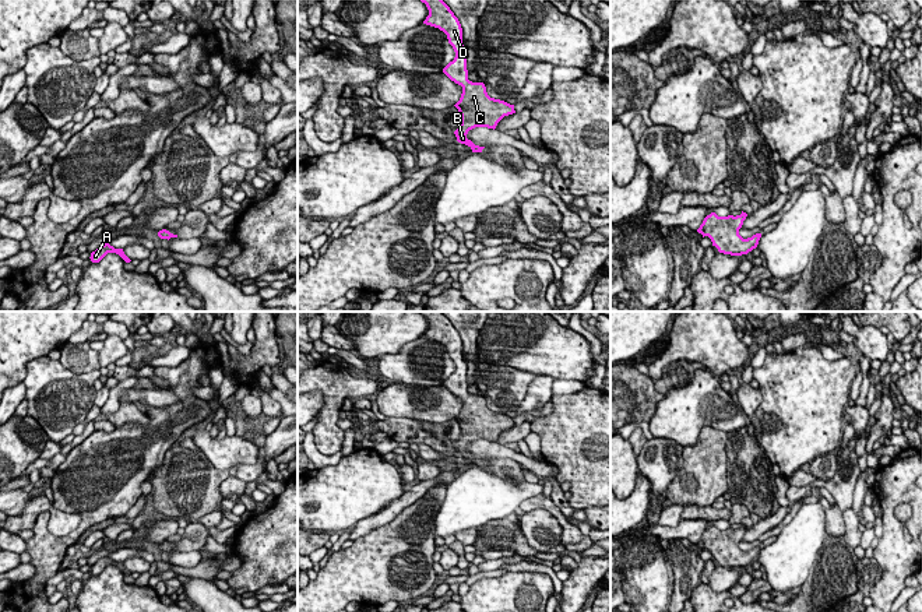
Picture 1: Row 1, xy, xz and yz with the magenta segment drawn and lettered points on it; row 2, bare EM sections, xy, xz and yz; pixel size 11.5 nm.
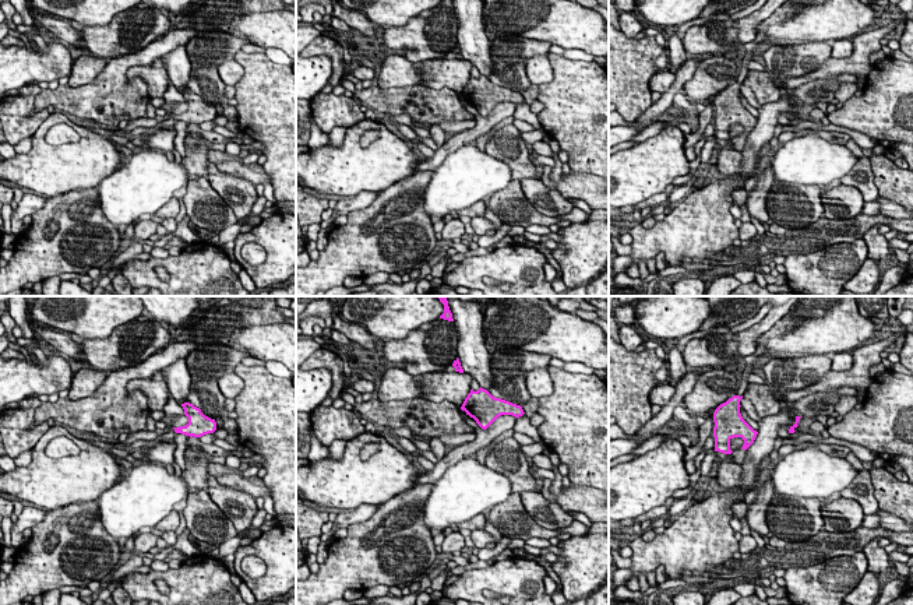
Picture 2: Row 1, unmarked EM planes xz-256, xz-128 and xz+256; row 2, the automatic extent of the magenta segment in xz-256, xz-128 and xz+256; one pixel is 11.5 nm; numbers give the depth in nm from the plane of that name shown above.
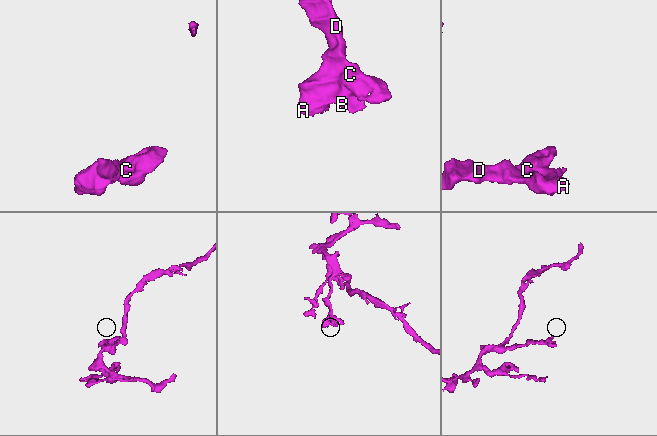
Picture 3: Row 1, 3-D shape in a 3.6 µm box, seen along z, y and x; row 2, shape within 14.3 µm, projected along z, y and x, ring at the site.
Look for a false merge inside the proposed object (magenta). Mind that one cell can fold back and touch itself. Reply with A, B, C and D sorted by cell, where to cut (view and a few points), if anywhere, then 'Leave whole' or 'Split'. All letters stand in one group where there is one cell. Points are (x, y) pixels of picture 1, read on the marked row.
Groups: A B C D. No split. Leave whole

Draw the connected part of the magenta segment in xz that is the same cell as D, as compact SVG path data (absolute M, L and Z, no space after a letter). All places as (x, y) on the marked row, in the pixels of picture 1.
M420 0L426 4L429 15L423 24L439 28L447 35L448 43L455 52L443 73L455 84L462 87L460 101L454 105L461 115L461 124L454 131L457 141L468 145L472 152L482 152L485 147L475 145L467 138L475 127L496 129L497 123L508 115L515 113L514 105L490 98L483 82L468 80L467 49L462 45L462 28L458 18L443 0Z

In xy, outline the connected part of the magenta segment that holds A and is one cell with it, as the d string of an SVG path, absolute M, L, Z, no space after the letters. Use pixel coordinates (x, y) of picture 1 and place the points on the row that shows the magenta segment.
M109 243L101 245L95 252L91 253L91 261L99 263L108 253L116 253L119 254L126 263L130 263L131 260L124 254L123 249L115 249Z

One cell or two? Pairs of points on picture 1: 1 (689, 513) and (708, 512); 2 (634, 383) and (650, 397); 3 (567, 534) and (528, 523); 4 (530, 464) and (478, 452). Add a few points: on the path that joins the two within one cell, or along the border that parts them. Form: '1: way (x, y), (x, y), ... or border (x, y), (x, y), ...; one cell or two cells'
1: way (693, 513), (704, 513); one cell
2: way (639, 387), (646, 394); one cell
3: border (538, 509), (556, 519), (560, 544); two cells
4: way (517, 457), (510, 453), (491, 452); one cell

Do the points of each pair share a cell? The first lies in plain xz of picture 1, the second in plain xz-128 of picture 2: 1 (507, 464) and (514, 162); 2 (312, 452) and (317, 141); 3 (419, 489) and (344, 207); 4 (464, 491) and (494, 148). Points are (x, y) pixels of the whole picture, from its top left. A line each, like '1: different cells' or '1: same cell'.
1: same cell
2: same cell
3: same cell
4: different cells

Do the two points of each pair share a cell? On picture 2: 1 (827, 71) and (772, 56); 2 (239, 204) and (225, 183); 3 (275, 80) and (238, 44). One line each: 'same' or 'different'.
1: different
2: same
3: different

